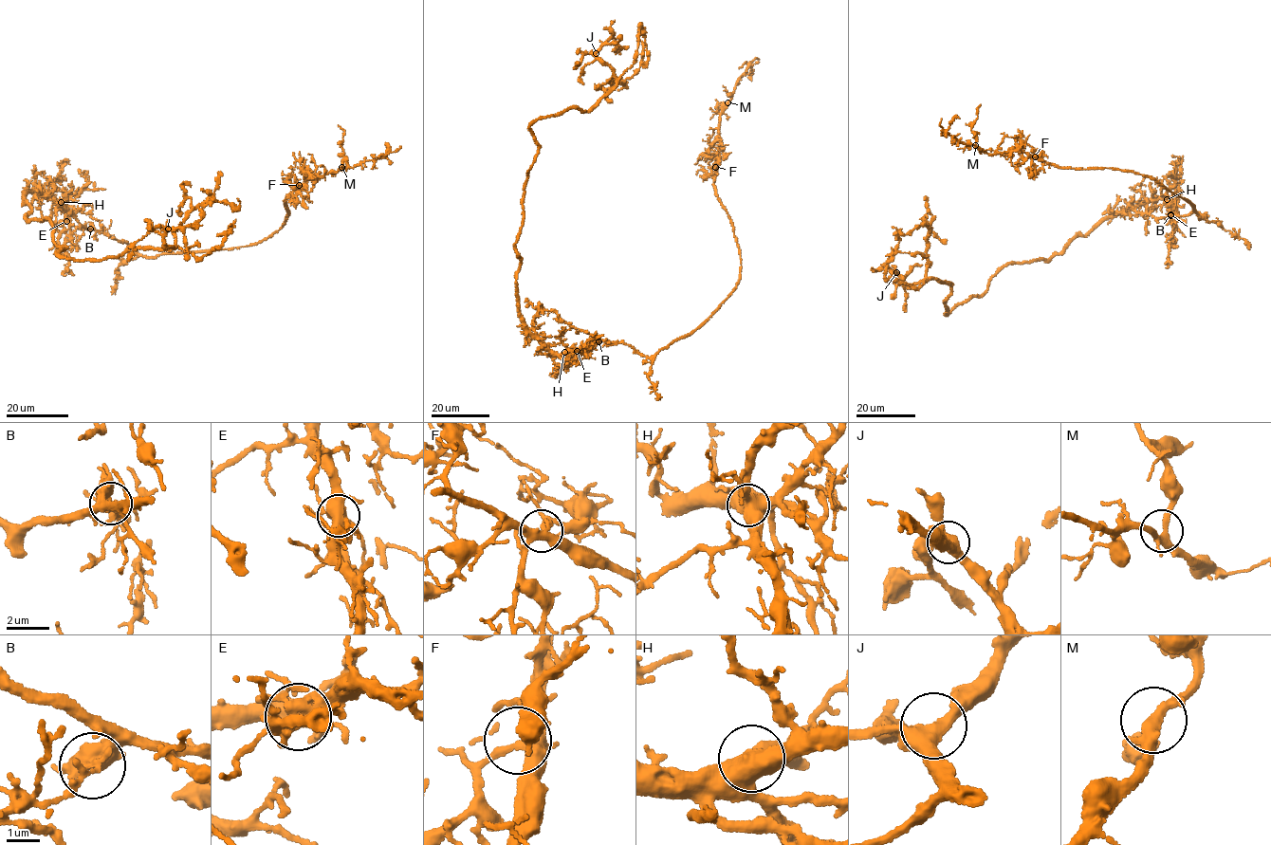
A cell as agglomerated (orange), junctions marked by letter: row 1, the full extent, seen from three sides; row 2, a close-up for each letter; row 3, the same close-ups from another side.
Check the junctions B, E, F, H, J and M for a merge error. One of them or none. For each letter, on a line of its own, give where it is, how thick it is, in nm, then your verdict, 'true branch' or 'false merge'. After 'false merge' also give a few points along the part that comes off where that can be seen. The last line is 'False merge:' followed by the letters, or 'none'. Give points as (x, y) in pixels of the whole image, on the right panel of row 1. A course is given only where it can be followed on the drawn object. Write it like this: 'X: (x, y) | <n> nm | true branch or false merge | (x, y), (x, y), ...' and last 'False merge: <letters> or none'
B: (1170, 215) | 280 nm | false merge | (1169, 215), (1203, 216), (1135, 173), (1065, 168), (1022, 152), (987, 154), (948, 134), (959, 118)
E: (1170, 214) | 380 nm | true branch
F: (1035, 156) | 340 nm | true branch
H: (1167, 199) | 550 nm | true branch
J: (896, 272) | 440 nm | true branch
M: (975, 145) | 300 nm | true branch
False merge: B

